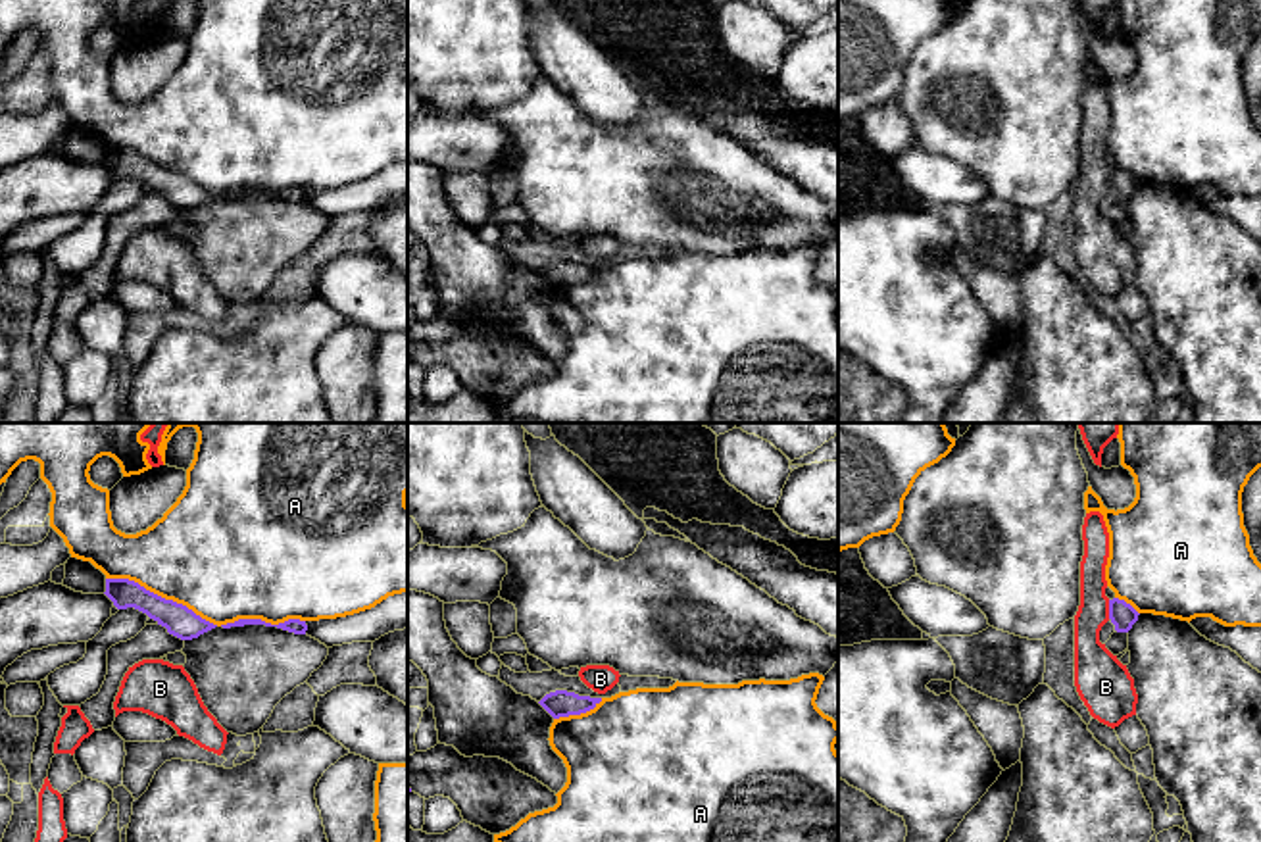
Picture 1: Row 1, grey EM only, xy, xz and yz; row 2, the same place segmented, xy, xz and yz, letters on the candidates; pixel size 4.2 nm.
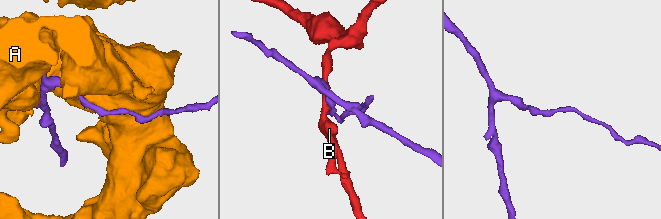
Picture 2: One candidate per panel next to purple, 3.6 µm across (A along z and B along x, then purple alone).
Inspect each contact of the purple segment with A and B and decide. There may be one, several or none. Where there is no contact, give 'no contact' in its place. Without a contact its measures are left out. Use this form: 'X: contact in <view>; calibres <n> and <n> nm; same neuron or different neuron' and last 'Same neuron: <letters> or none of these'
A: contact in xy; calibres 130 and 480 nm; different neuron
B: contact in yz; calibres 110 and 180 nm; different neuron
Same neuron: none of these

